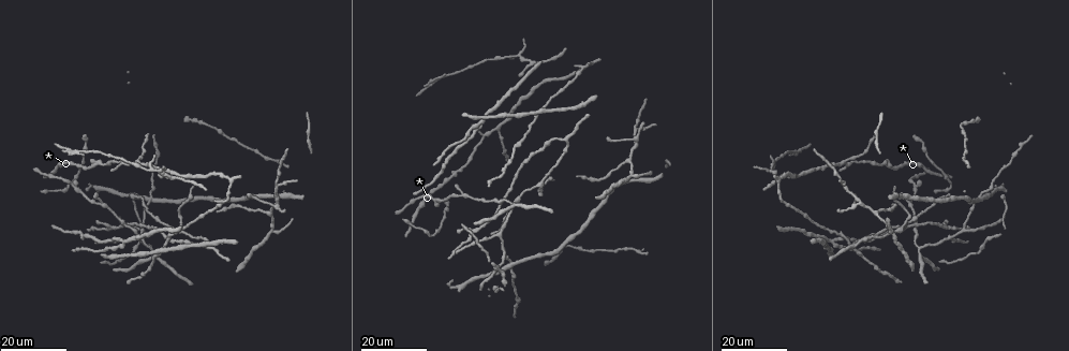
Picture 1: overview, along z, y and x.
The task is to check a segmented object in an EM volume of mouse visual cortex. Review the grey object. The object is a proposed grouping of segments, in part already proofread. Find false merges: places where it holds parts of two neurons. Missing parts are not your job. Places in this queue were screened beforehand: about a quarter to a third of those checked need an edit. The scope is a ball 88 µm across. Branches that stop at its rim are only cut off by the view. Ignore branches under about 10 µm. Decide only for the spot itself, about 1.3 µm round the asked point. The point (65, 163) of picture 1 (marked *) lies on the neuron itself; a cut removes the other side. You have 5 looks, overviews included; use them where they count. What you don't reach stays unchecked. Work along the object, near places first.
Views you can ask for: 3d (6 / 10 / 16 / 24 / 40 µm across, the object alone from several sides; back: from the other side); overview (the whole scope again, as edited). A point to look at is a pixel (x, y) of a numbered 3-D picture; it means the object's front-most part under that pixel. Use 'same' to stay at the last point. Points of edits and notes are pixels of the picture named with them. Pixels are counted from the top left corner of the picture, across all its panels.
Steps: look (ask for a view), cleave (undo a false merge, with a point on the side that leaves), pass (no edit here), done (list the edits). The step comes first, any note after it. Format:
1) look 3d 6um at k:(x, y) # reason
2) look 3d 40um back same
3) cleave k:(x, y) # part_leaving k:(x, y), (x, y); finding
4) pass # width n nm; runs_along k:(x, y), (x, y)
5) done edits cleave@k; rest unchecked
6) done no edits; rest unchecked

look 3d 16um at 1:(75, 188) # sudden change in width

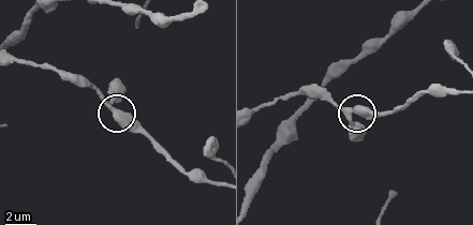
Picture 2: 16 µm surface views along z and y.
look 3d 6um at 2:(110, 104)

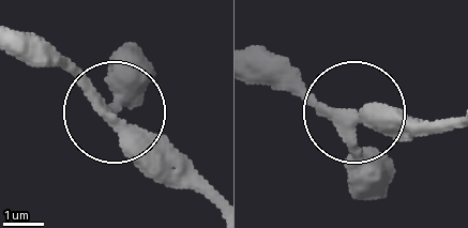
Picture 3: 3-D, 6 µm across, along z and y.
pass # arms 3; one neuron here

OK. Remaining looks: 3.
look 3d 24um at 1:(159, 153)

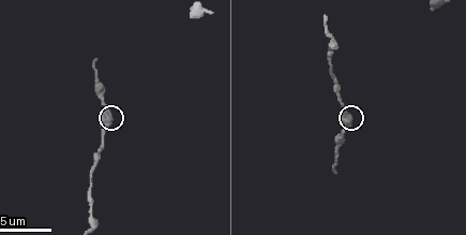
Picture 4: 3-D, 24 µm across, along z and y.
look 3d 10um at 4:(108, 119)

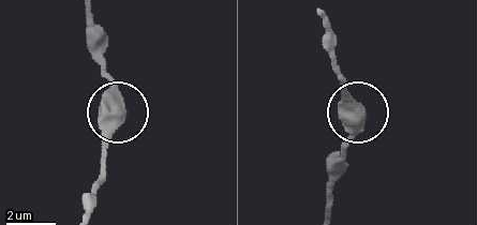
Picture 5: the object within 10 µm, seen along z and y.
pass # width 600 nm; all the same neuron

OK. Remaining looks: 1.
done no edits; rest unchecked

